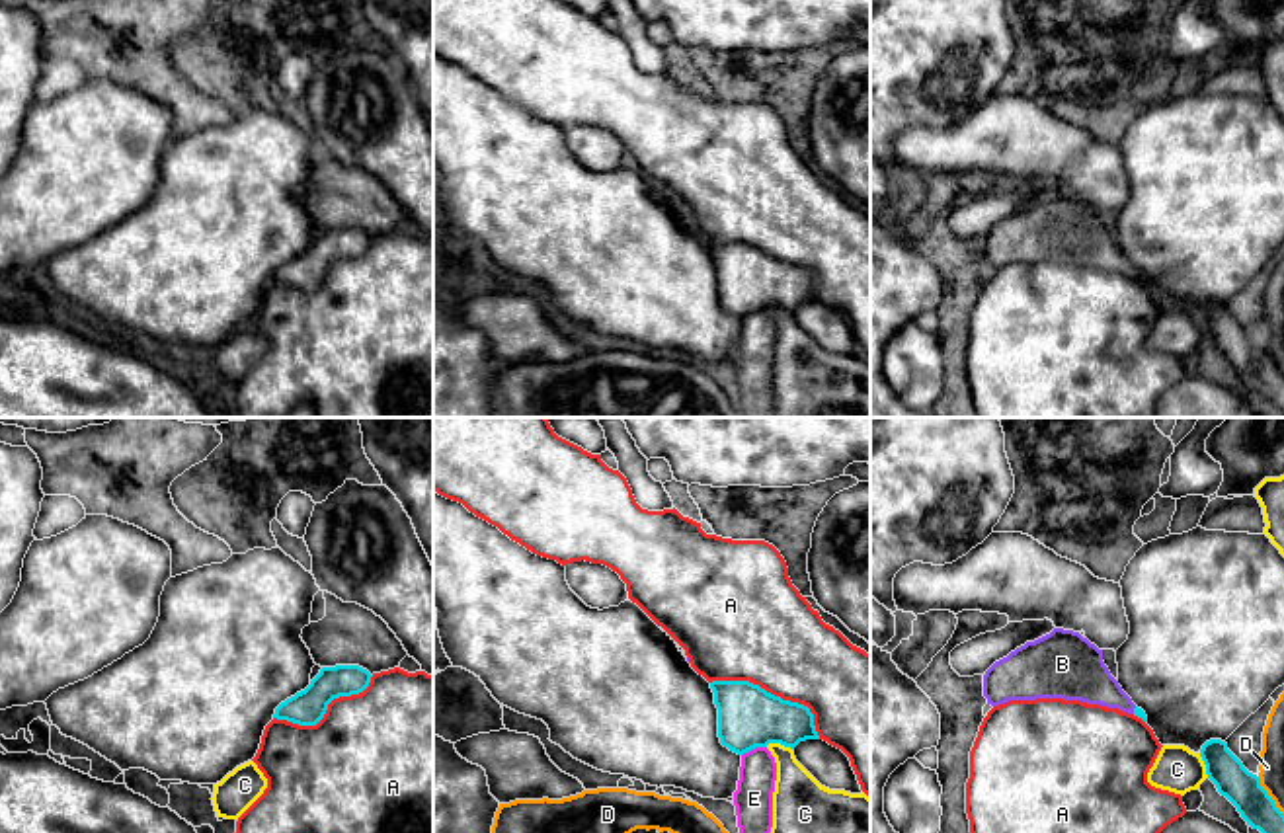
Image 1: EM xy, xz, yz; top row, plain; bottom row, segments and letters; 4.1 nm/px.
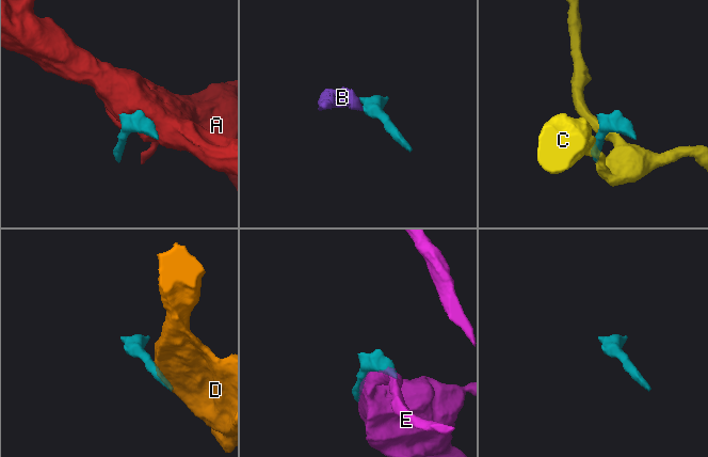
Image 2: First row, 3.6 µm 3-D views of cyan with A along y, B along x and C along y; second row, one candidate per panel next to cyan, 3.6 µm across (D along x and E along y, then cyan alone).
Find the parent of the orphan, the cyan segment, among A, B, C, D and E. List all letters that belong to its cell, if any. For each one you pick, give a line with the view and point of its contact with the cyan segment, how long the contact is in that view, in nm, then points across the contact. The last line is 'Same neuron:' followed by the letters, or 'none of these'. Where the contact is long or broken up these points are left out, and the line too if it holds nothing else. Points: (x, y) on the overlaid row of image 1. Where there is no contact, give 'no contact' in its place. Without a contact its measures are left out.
B: yz (1134, 711) | 40 nm | across yz (1138, 713), (1134, 711), (1085, 677)
Same neuron: B

